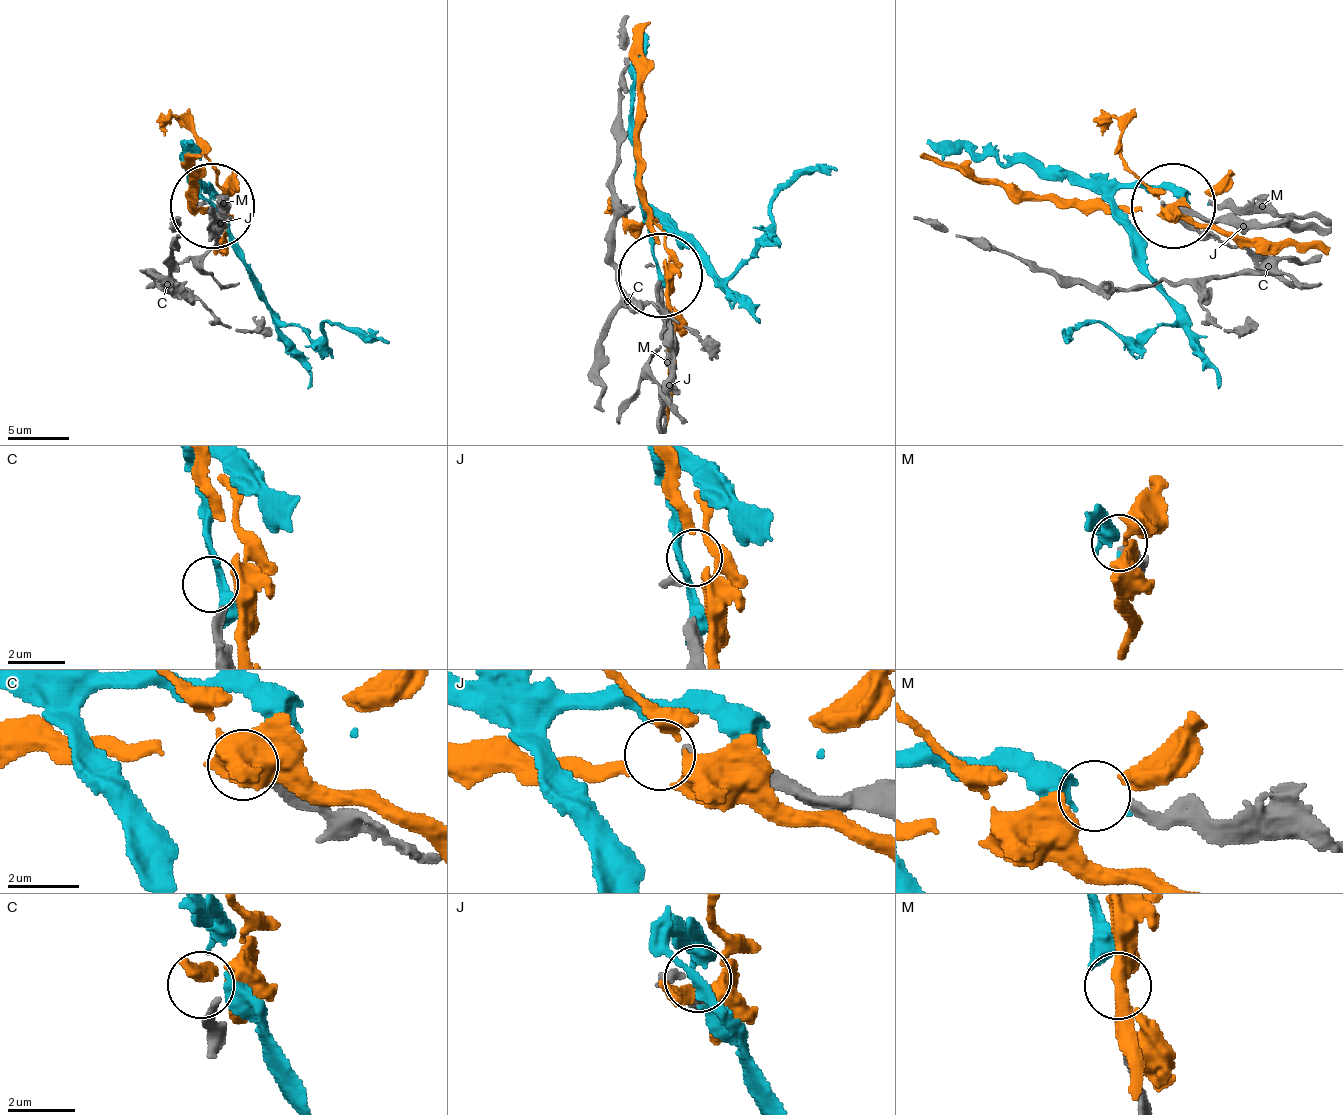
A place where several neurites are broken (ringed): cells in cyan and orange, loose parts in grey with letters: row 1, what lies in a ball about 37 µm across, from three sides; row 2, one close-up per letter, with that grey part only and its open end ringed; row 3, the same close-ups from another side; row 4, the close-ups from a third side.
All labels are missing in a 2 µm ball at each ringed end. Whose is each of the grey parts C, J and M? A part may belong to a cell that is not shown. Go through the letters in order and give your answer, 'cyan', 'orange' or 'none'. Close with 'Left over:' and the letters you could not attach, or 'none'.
C: none
J: none
M: cyan
Left over: C, J

